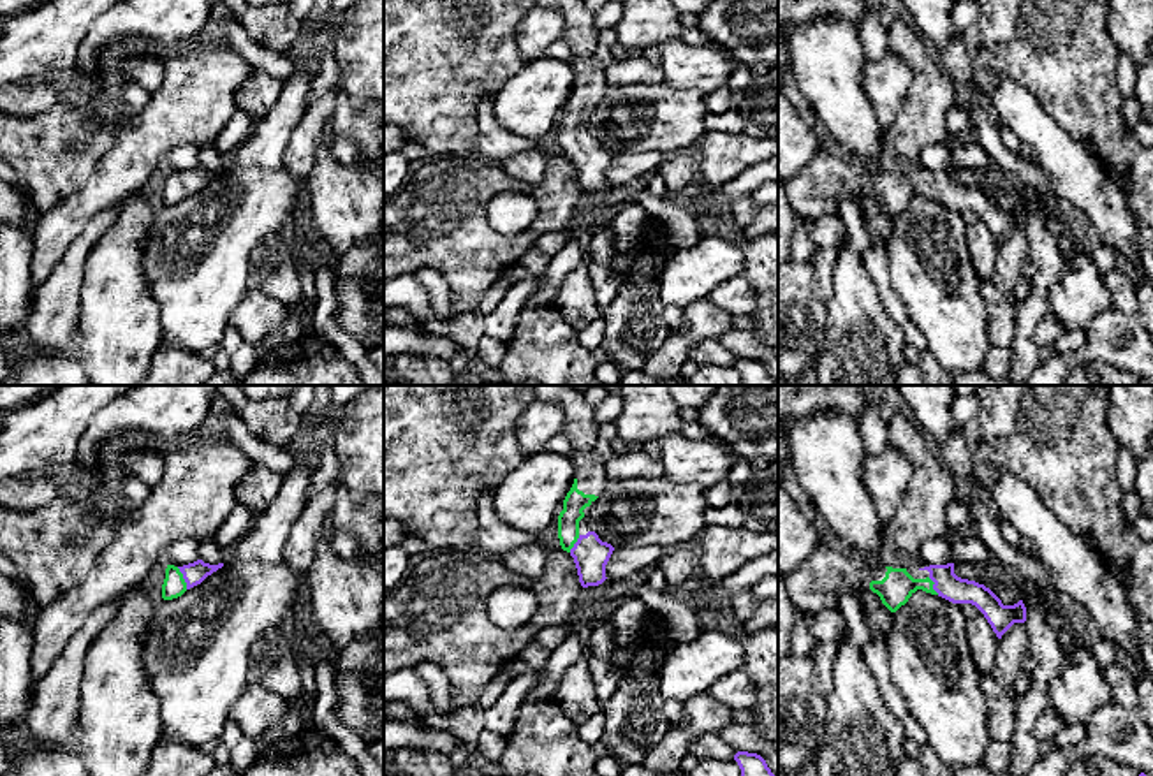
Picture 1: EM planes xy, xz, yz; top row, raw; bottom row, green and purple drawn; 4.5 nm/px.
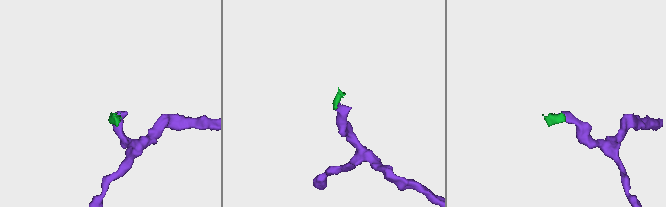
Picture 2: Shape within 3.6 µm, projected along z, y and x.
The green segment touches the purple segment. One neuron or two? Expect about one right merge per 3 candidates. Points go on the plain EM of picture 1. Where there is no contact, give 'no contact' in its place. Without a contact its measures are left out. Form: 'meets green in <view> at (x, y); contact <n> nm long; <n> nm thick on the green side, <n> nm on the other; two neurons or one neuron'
meets green in xy at (182, 183); contact 120 nm long; 100 nm thick on the green side, 100 nm on the other; one neuron

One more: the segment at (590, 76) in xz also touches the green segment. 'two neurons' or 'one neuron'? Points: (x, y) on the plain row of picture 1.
one neuron

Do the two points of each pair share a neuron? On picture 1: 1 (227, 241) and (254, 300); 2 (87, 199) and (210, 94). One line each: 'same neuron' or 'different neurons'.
1: different neurons
2: same neuron

